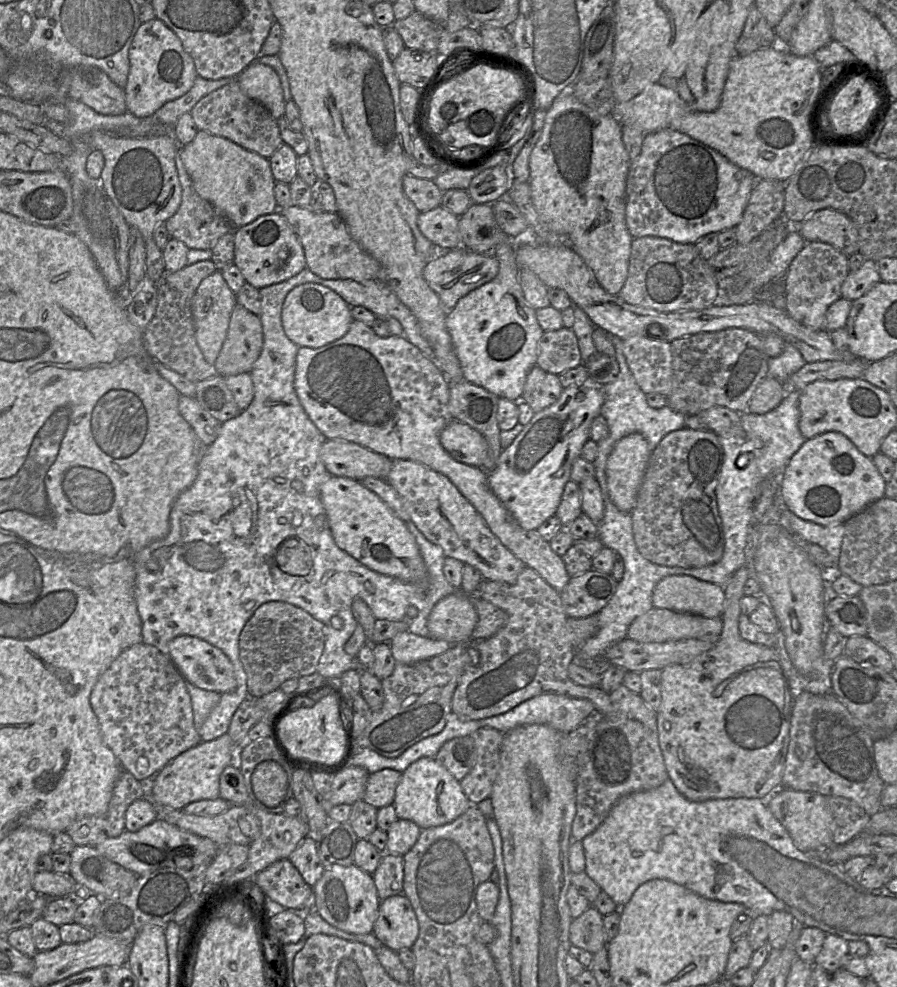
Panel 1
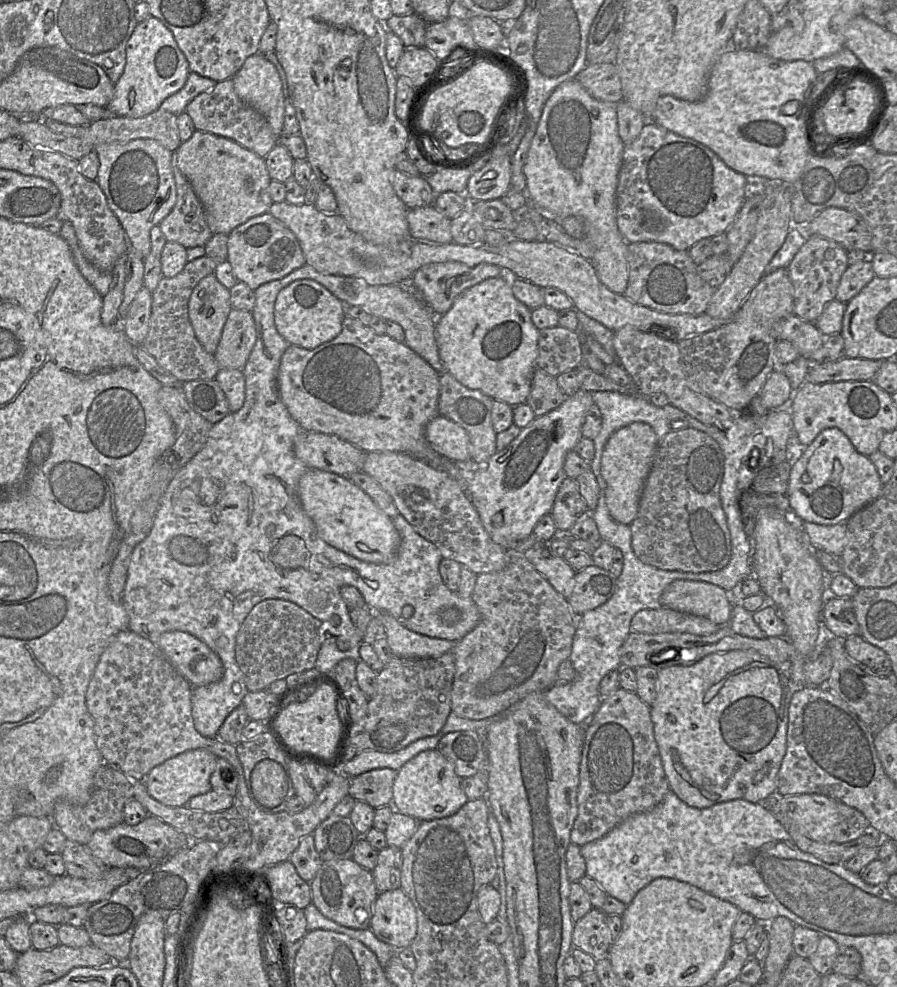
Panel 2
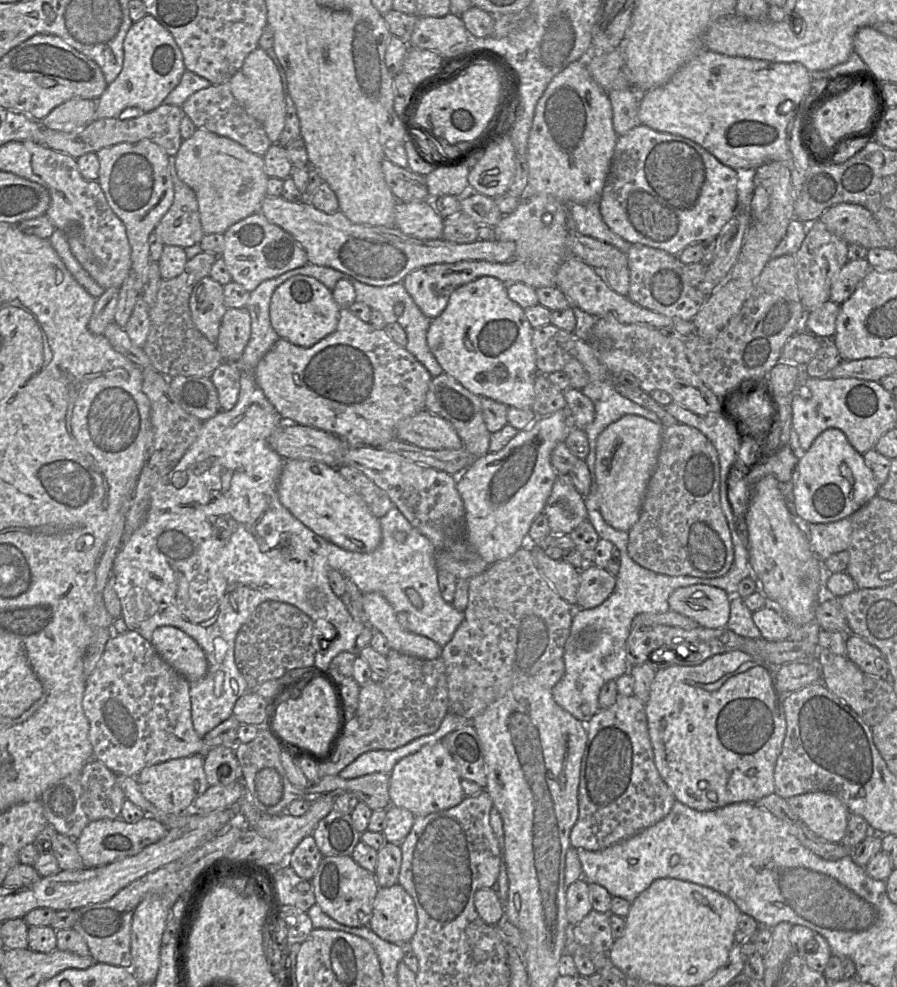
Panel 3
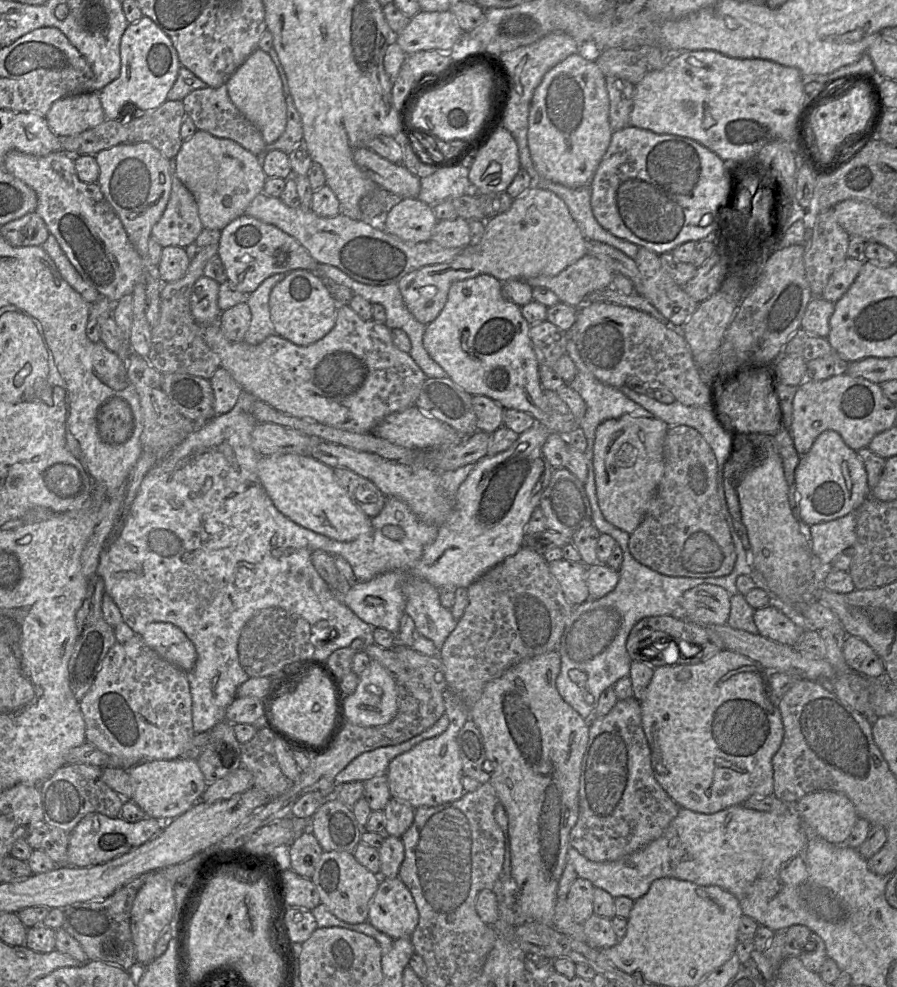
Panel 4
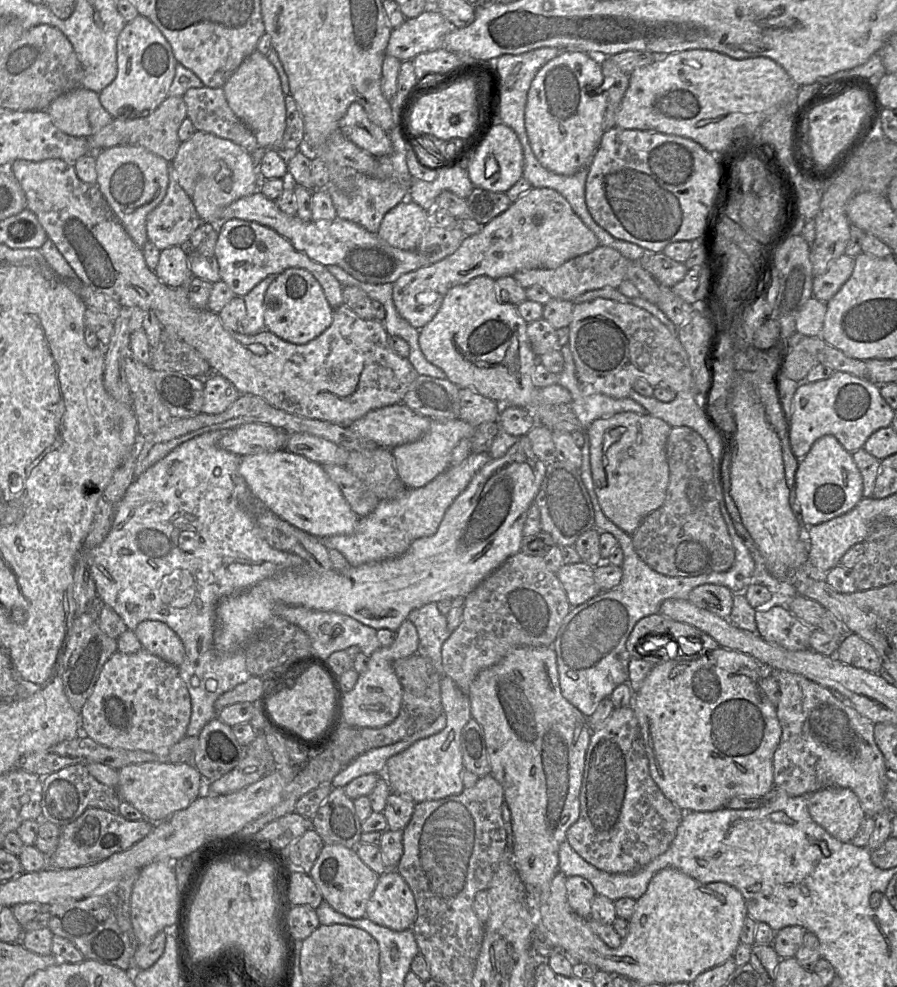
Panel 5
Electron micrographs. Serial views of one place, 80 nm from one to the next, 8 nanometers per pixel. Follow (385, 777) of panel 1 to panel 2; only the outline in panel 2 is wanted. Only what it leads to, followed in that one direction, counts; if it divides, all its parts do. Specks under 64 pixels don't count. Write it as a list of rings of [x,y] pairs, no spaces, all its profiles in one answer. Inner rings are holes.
[[[381,768],[349,778],[349,795],[374,809],[392,805],[392,787],[396,775],[397,771]]]

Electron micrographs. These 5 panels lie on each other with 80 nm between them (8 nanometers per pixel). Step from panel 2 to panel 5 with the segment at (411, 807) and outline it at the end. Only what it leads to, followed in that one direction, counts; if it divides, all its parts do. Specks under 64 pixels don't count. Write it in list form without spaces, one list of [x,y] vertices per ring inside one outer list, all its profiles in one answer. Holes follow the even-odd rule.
[[[443,676],[441,701],[447,719],[445,728],[437,734],[418,740],[406,750],[390,757],[385,771],[381,774],[387,779],[392,792],[409,798],[414,803],[443,799],[460,794],[464,790],[461,732],[472,718],[470,700],[450,677]]]

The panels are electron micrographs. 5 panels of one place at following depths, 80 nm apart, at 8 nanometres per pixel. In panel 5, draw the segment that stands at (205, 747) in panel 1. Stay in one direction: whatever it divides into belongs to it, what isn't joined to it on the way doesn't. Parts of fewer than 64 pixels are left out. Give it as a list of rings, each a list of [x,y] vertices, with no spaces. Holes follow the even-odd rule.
[[[144,762],[124,766],[118,773],[116,790],[122,801],[133,805],[149,821],[169,818],[199,797],[201,773],[192,763]]]

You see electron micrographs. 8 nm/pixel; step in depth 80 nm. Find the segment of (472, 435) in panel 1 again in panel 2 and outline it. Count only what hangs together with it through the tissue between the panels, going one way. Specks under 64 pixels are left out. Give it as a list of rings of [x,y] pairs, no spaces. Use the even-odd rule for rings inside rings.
[[[443,416],[432,419],[425,428],[429,445],[443,457],[457,463],[471,463],[469,436],[464,428]]]

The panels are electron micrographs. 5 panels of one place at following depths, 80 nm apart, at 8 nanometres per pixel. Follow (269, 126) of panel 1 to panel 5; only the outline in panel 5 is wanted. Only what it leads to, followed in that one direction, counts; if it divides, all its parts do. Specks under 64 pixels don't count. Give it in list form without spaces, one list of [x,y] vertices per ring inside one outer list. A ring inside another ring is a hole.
[[[222,87],[190,88],[182,97],[186,104],[187,117],[197,131],[228,139],[249,154],[259,147],[253,132],[229,107]]]

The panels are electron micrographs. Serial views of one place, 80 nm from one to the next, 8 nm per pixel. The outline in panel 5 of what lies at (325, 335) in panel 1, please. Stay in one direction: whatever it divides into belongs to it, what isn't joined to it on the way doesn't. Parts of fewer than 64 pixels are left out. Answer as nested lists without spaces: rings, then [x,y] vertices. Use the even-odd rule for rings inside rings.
[[[289,268],[279,274],[264,297],[265,329],[284,341],[303,345],[311,342],[332,324],[334,311],[317,279],[302,268]]]

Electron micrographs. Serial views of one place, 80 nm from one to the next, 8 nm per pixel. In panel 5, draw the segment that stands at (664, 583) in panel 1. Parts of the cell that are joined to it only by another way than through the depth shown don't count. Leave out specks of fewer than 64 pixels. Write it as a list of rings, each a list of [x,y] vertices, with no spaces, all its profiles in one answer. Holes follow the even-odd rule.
[[[702,584],[689,593],[688,600],[695,606],[708,610],[723,619],[729,619],[733,595],[727,587],[716,584]]]

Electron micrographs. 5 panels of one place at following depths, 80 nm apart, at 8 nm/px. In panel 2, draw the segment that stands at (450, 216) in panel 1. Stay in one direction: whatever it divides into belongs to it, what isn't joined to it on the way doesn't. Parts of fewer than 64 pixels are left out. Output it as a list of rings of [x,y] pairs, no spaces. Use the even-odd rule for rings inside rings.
[[[434,206],[409,209],[407,222],[411,237],[417,241],[438,244],[453,242],[451,219],[438,212]]]

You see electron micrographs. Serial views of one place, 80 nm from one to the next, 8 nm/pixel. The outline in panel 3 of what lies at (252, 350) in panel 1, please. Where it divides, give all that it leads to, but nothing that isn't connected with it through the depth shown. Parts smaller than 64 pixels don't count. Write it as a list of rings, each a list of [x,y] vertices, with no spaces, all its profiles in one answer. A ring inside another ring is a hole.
[[[228,308],[222,318],[216,342],[223,362],[238,362],[250,335],[251,318],[247,308]]]

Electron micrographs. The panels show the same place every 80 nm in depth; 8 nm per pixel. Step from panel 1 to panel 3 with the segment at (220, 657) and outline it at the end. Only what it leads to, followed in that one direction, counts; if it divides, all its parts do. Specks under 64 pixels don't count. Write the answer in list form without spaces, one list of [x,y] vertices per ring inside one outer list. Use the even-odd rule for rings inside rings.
[[[160,626],[153,632],[151,644],[163,661],[169,664],[187,681],[198,681],[208,672],[208,661],[198,643],[185,632],[174,626]]]

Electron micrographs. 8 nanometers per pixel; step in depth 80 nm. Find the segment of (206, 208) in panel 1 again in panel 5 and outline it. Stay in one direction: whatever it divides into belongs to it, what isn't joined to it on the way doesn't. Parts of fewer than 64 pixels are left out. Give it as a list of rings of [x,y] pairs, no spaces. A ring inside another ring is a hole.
[[[170,162],[166,195],[146,218],[148,241],[160,251],[173,246],[186,249],[190,236],[202,223],[192,200],[177,181]]]

